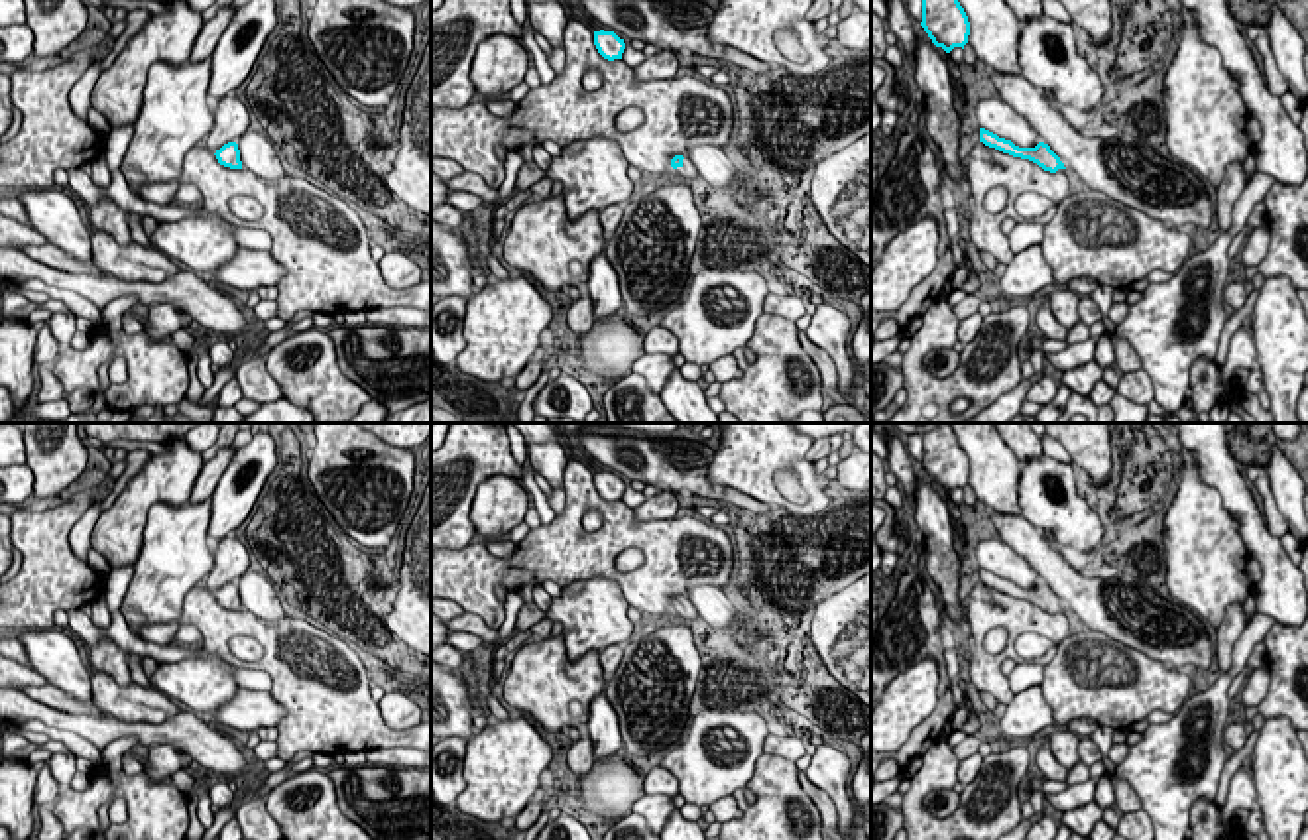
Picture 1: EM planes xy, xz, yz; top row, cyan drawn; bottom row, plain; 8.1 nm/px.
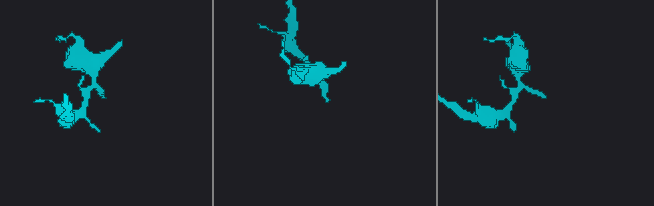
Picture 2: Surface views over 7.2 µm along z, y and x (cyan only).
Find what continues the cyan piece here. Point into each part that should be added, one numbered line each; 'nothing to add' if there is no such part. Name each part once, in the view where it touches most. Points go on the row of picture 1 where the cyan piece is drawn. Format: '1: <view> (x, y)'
1: xz (687, 172)

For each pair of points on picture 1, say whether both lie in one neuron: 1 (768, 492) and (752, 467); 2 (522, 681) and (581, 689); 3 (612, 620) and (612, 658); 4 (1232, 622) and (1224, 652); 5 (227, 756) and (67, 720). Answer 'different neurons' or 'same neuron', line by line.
1: same neuron
2: same neuron
3: different neurons
4: same neuron
5: same neuron

